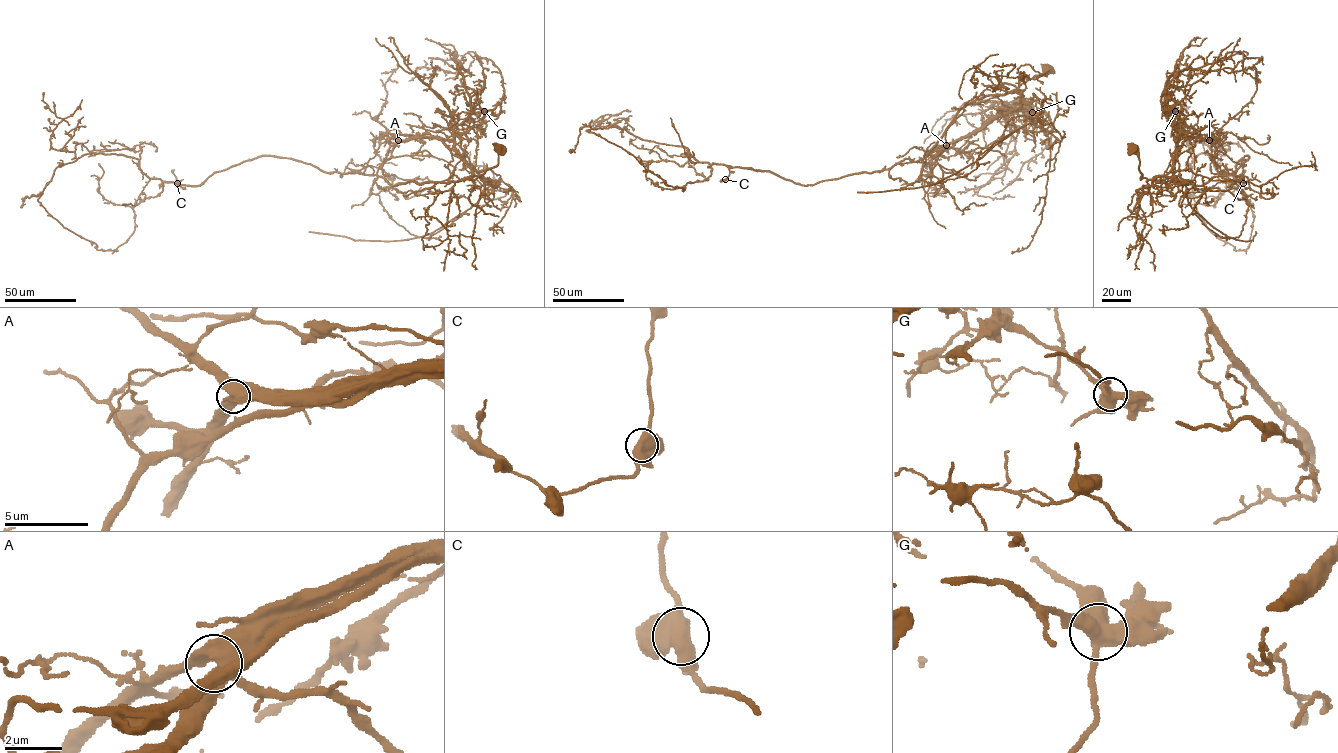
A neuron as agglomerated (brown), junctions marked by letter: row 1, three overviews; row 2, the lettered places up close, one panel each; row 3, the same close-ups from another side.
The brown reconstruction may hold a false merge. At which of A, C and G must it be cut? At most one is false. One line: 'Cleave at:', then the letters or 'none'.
Cleave at: G

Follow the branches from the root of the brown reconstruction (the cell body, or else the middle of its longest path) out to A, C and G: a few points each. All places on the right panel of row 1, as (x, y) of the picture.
A: (1134, 148), (1142, 174), (1141, 179), (1154, 179), (1169, 171), (1185, 140), (1194, 138), (1209, 140)
C: (1134, 148), (1141, 179), (1203, 185), (1224, 175), (1222, 170), (1234, 172), (1248, 156), (1230, 185), (1243, 183)
G: (1134, 148), (1142, 174), (1141, 179), (1165, 175), (1172, 167), (1176, 154), (1169, 109), (1175, 111)

